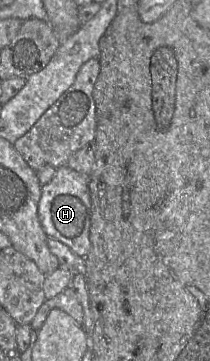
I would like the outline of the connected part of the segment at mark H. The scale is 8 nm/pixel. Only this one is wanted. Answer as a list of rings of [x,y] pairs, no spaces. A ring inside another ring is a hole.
[[[67,165],[56,168],[51,181],[42,185],[38,203],[38,216],[48,237],[68,246],[76,255],[85,258],[90,250],[91,195],[89,175],[75,171]]]

